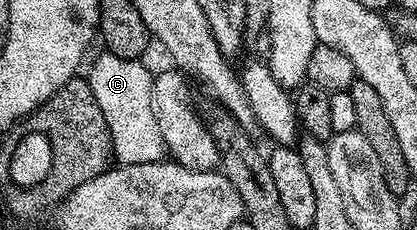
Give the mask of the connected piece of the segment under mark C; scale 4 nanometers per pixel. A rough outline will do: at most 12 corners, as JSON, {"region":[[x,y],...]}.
{"region":[[104,51],[86,80],[125,165],[163,160],[153,72]]}

